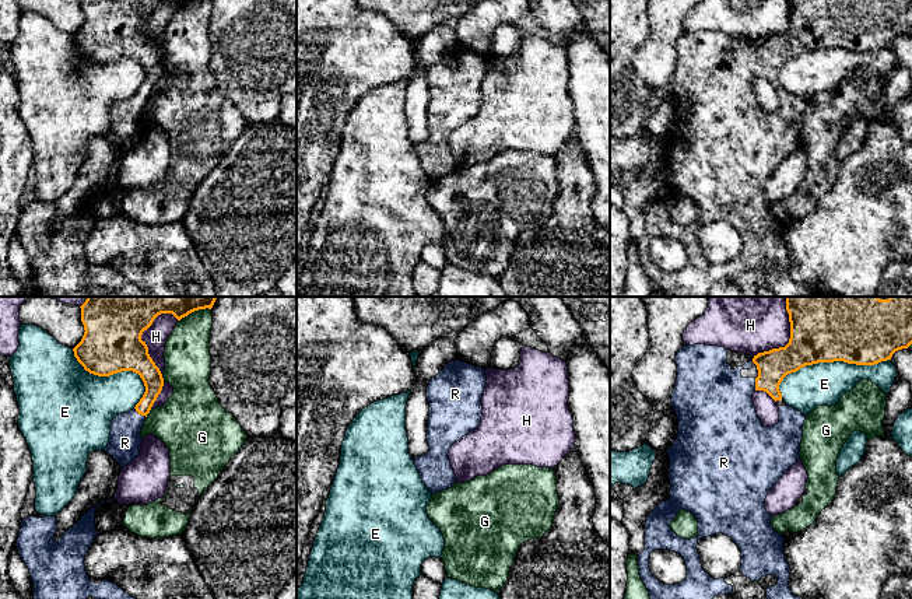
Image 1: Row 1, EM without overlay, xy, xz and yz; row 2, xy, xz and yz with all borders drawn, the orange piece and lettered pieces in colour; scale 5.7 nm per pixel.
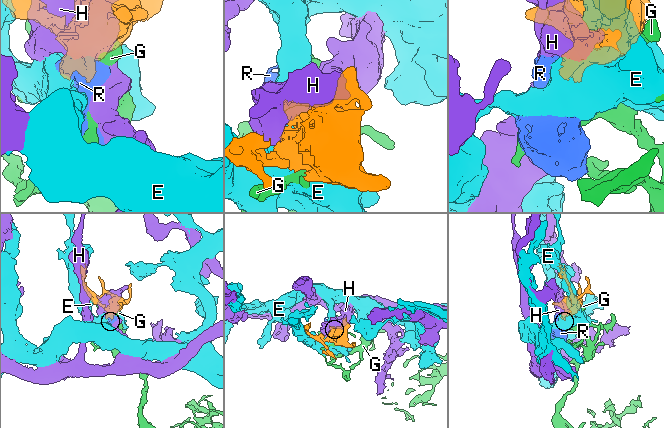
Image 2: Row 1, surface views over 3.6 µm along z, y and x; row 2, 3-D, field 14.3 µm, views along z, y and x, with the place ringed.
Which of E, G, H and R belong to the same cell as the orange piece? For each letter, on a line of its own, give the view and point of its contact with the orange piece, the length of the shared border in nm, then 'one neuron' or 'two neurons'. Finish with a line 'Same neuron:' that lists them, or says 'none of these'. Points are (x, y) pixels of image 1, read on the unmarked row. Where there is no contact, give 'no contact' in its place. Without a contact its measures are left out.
E: yz (831, 48) | 650 nm | two neurons
G: xy (148, 98) | 70 nm | two neurons
H: xy (146, 31) | 360 nm | two neurons
R: xy (140, 100) | 90 nm | one neuron
Same neuron: R

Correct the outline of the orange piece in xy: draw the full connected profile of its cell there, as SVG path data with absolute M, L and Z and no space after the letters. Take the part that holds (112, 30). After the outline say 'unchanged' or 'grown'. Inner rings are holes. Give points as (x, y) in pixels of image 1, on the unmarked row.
M81 0L84 22L73 35L74 43L85 57L109 63L133 57L144 69L145 78L136 94L112 106L109 140L123 155L141 136L141 115L164 73L159 55L148 41L141 21L161 0Z | grown

